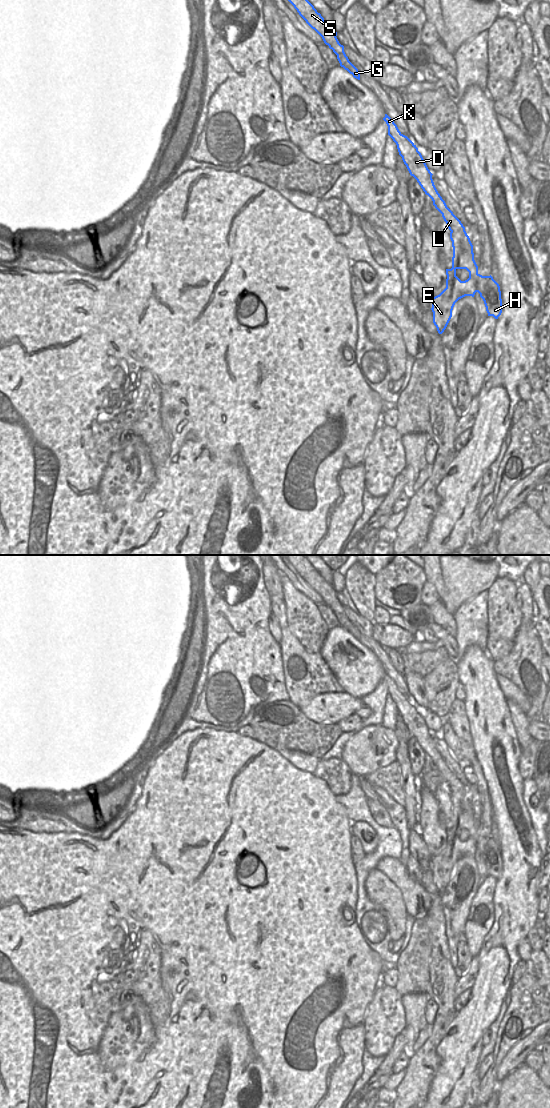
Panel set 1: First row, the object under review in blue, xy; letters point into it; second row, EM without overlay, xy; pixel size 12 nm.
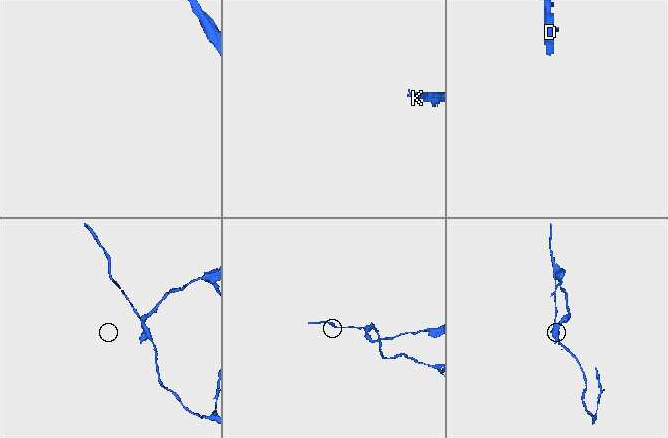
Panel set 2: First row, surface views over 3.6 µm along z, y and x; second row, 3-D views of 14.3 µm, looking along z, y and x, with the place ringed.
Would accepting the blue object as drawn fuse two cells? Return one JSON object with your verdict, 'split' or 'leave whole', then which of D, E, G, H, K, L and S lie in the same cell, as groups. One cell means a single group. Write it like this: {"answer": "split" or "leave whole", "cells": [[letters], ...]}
{"answer": "split", "cells": [["D", "G", "H", "K", "L", "S"], ["E"]]}

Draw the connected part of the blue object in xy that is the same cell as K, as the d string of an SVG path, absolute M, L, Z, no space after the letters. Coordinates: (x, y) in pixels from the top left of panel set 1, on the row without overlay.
M385 674L383 680L388 686L388 695L396 703L399 715L402 717L402 720L406 725L410 735L417 740L425 754L432 759L433 765L442 774L442 777L449 790L451 792L464 794L464 796L461 798L462 809L464 813L472 814L474 816L473 805L465 791L465 787L447 767L445 761L438 753L432 739L433 734L428 729L416 705L407 696L403 695L399 691L397 685L387 674Z

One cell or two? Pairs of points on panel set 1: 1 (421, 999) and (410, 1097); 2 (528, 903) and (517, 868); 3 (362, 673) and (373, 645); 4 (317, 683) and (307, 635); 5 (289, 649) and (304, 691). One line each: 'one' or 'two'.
1: two
2: one
3: two
4: two
5: one

